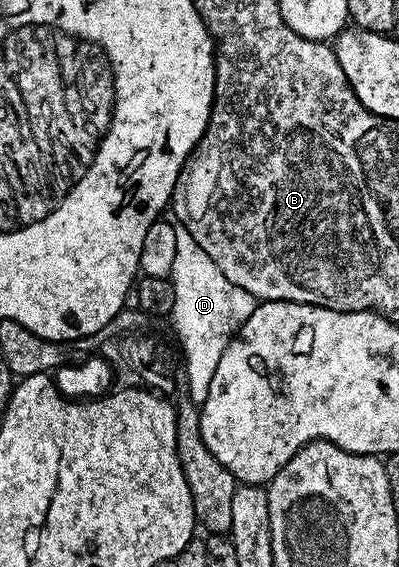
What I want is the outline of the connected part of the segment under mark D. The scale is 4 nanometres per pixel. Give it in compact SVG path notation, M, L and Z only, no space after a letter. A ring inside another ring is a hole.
M178 226L176 230L173 235L173 255L177 259L189 260L175 264L173 275L171 274L175 293L171 327L183 352L185 379L189 382L188 398L199 405L207 397L207 389L211 389L211 377L215 377L215 369L219 365L219 357L223 357L223 349L227 349L227 345L245 324L247 317L251 317L259 301L254 295L247 293L247 289L223 277L219 265L215 265L215 261L208 259L203 249L199 249L195 237L191 237L187 228Z

